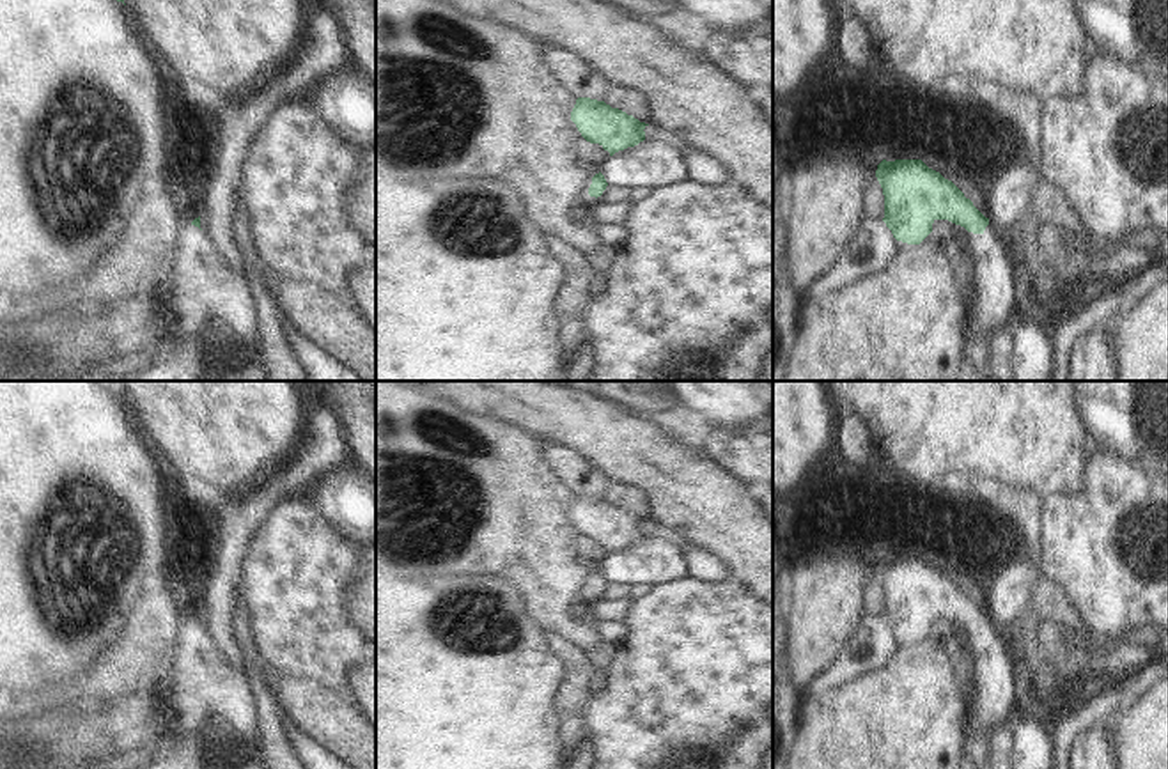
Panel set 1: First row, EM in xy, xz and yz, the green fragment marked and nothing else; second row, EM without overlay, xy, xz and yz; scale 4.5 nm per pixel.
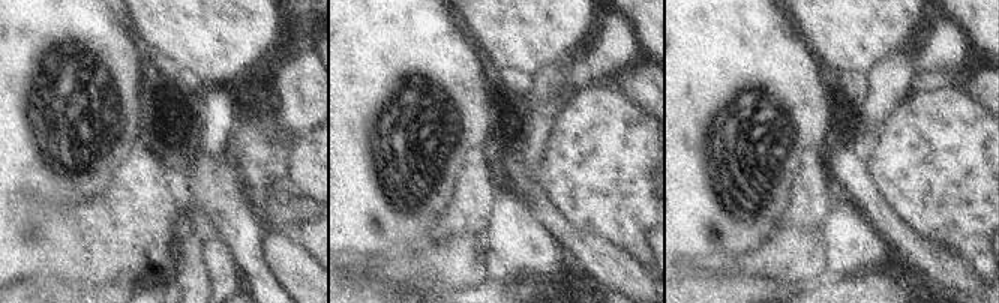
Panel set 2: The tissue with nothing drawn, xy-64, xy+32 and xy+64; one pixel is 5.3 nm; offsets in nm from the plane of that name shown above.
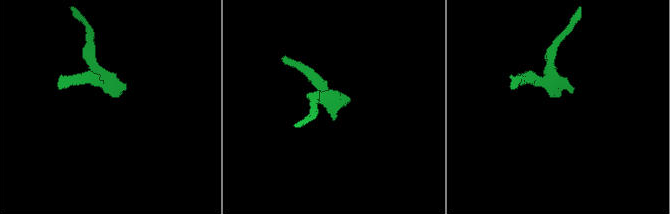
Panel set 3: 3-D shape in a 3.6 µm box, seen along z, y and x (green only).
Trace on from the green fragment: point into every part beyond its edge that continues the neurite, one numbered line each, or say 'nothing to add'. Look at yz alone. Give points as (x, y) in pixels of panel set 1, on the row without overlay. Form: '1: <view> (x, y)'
1: yz (993, 684).

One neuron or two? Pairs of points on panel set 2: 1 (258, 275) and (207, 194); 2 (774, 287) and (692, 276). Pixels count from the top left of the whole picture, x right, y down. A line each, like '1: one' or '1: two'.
1: one
2: one

